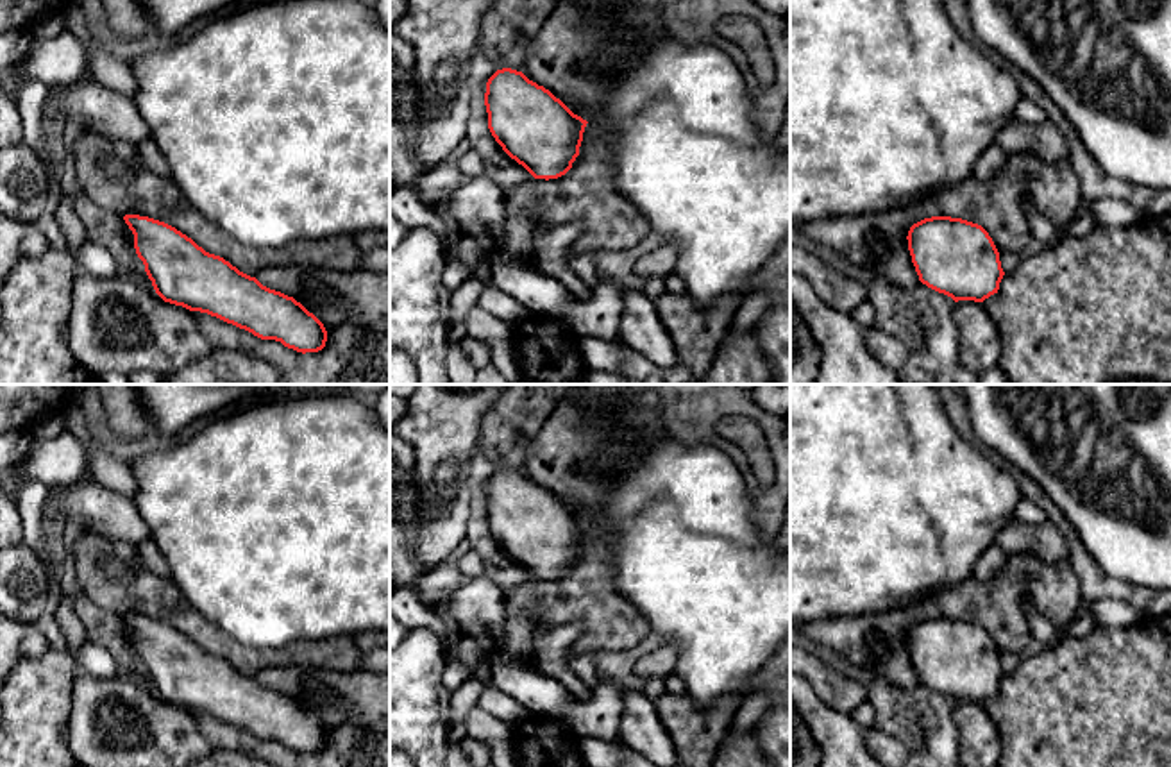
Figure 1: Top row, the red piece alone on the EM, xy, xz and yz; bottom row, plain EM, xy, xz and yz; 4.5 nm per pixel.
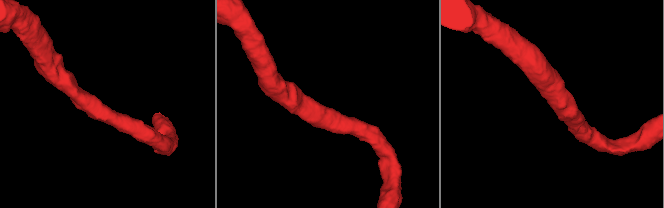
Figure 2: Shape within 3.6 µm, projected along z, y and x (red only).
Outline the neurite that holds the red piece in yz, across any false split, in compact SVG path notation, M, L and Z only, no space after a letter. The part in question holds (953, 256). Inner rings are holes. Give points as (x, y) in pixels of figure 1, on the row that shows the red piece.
M931 216L908 231L908 250L919 281L958 300L983 302L1005 275L989 232L973 222Z

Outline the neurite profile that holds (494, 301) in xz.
M484 286L476 306L502 320L511 333L518 322L529 316L520 302L493 286Z

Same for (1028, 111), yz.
M1026 97L1015 104L1014 118L1024 123L1044 123L1049 120L1044 109Z

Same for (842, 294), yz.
M801 241L790 245L790 270L805 277L817 297L835 311L853 315L860 304L867 302L862 284L835 270Z

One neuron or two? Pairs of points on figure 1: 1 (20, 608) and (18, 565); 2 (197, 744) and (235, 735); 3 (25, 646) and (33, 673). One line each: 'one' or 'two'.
1: one
2: two
3: two

